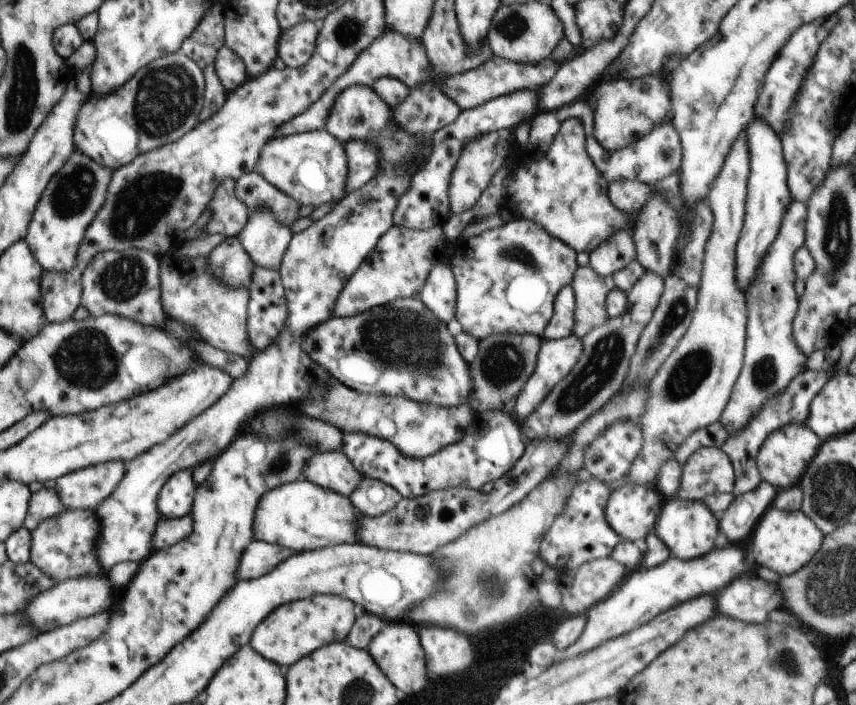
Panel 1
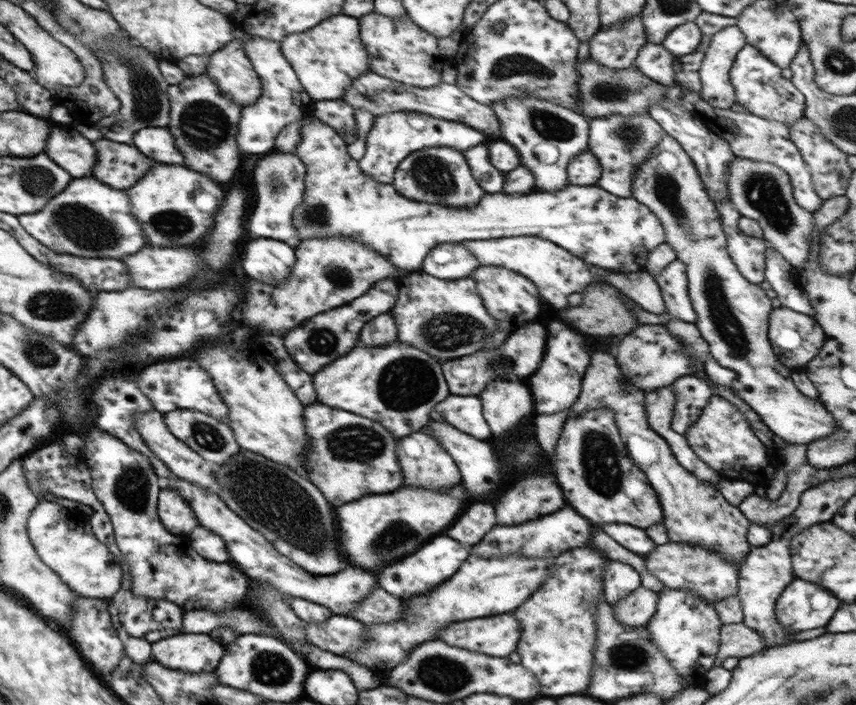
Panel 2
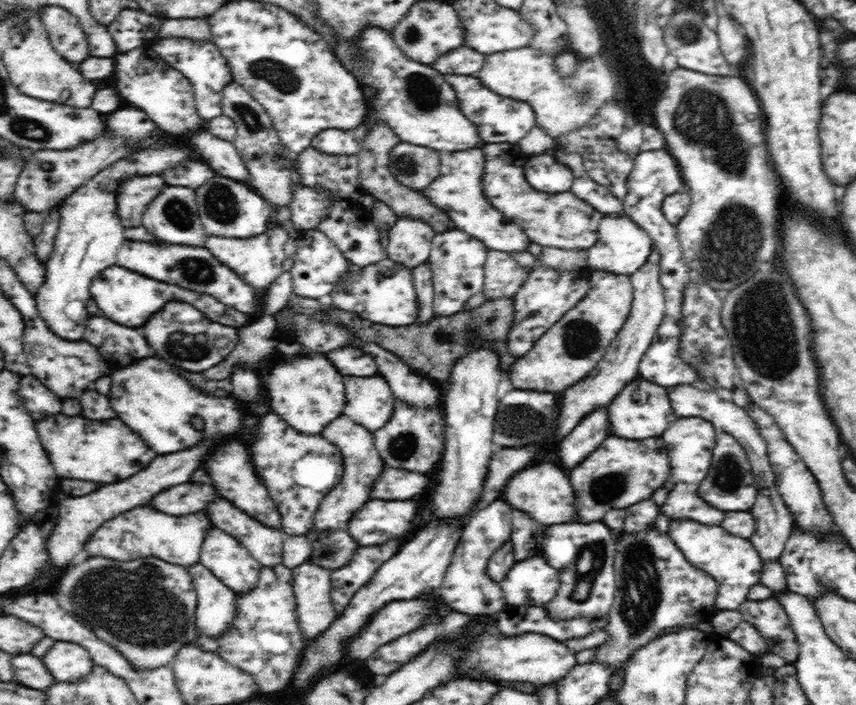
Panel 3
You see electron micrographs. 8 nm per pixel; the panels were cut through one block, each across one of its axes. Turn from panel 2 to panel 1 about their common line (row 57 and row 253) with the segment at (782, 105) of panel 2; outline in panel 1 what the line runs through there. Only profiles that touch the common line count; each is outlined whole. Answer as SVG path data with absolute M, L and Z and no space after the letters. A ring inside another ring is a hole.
M755 118L745 127L744 134L750 148L750 176L748 177L748 196L742 232L736 246L736 282L746 294L752 280L756 280L756 270L760 268L770 244L776 240L784 214L791 203L787 182L787 166L783 156L780 138L764 120Z

